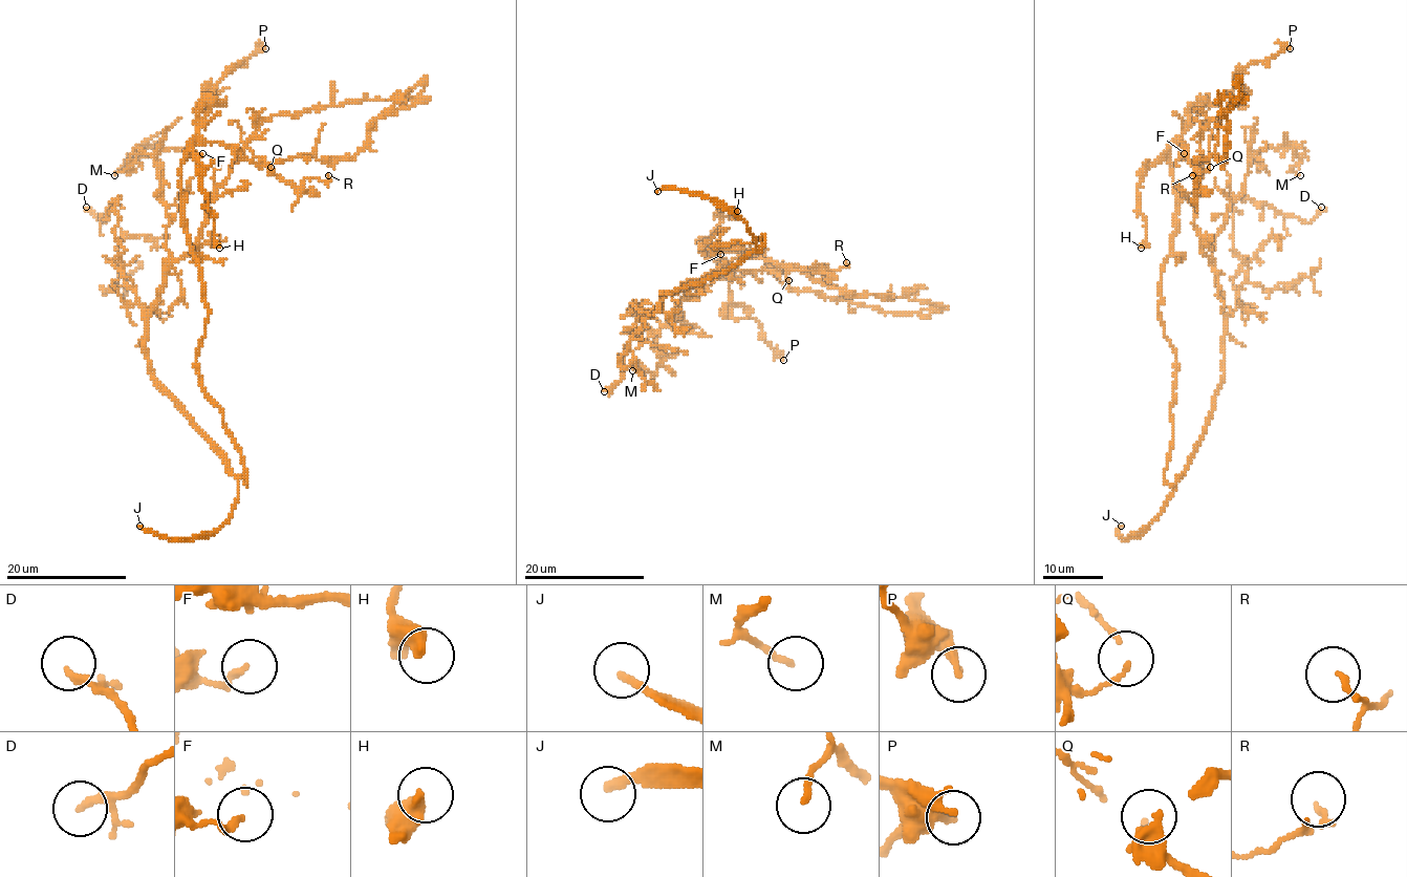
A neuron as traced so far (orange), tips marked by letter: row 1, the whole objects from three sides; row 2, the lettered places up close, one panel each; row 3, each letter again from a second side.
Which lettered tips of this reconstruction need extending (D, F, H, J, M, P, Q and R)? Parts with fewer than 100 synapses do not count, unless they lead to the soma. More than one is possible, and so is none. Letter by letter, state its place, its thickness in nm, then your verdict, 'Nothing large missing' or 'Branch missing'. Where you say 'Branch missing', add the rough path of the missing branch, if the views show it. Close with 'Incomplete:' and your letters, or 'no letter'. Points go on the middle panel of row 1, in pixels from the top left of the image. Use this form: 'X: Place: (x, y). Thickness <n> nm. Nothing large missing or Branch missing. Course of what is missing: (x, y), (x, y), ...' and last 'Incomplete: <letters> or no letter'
D: Place: (604, 391). Thickness 190 nm. Nothing large missing
F: Place: (720, 254). Thickness 170 nm. Nothing large missing
H: Place: (737, 211). Thickness 440 nm. Nothing large missing
J: Place: (657, 191). Thickness 240 nm. Branch missing
M: Place: (632, 370). Thickness 140 nm. Nothing large missing
P: Place: (783, 360). Thickness 280 nm. Nothing large missing
Q: Place: (788, 280). Thickness 120 nm. Nothing large missing
R: Place: (846, 262). Thickness 140 nm. Nothing large missing
Incomplete: J

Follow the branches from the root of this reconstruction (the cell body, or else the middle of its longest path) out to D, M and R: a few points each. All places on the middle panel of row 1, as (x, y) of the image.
D: (762, 236), (747, 259), (664, 294), (662, 304), (643, 318), (633, 302), (636, 323), (623, 372), (604, 391)
M: (762, 236), (727, 271), (664, 294), (688, 283), (680, 313), (654, 343), (657, 370), (636, 362), (632, 370)
R: (762, 236), (715, 246), (726, 229), (698, 243), (706, 239), (793, 270), (836, 271), (846, 262)

